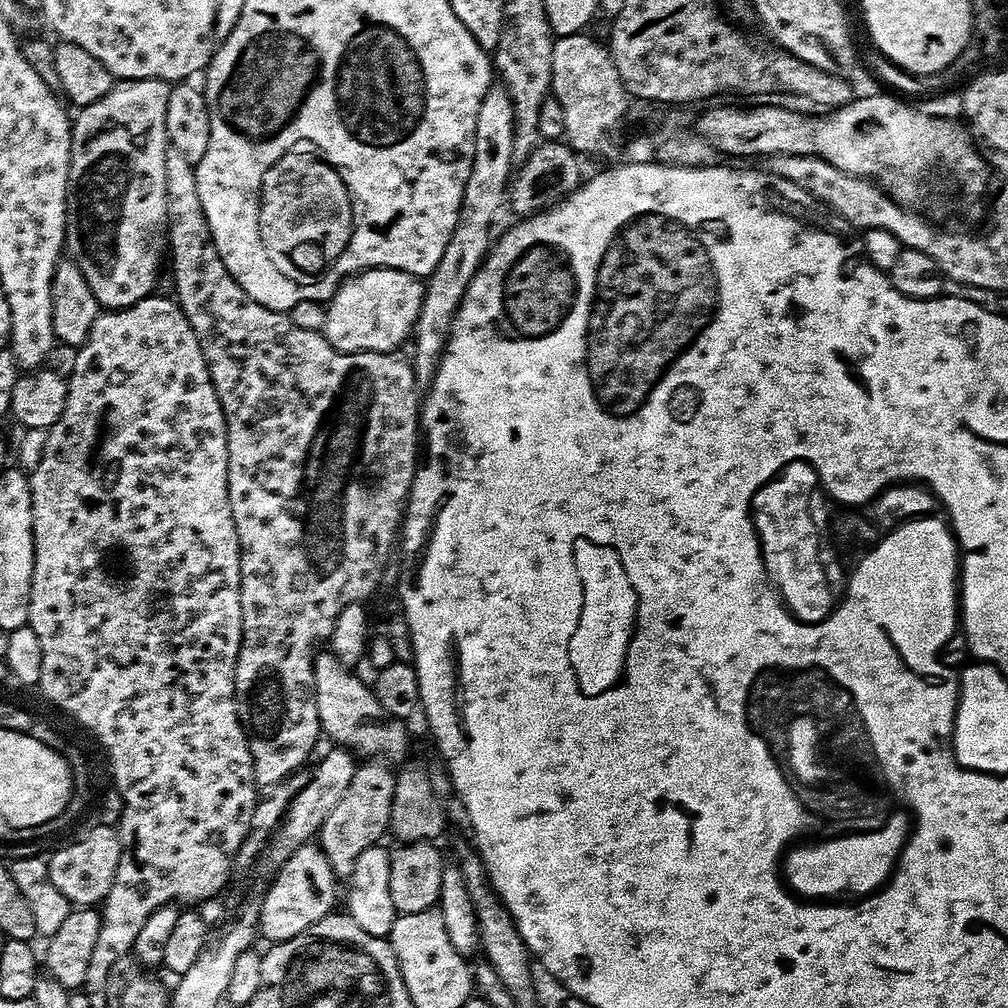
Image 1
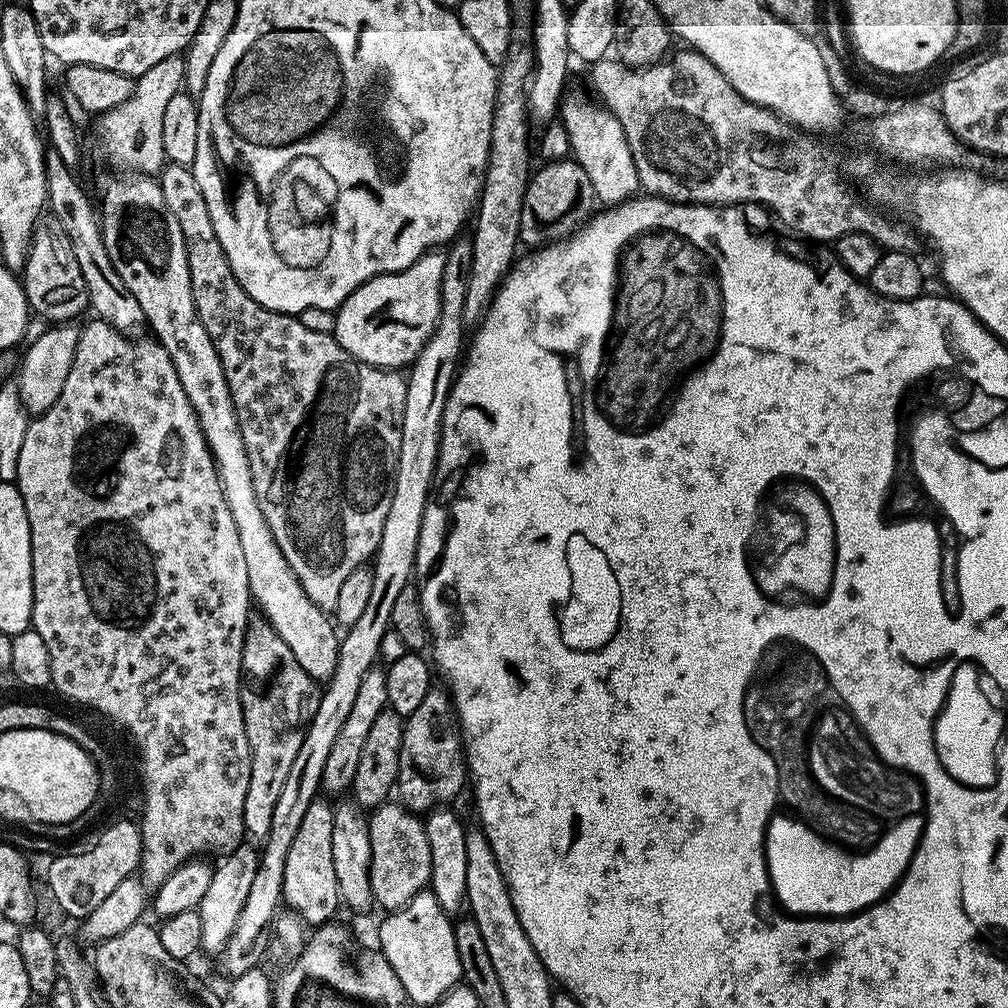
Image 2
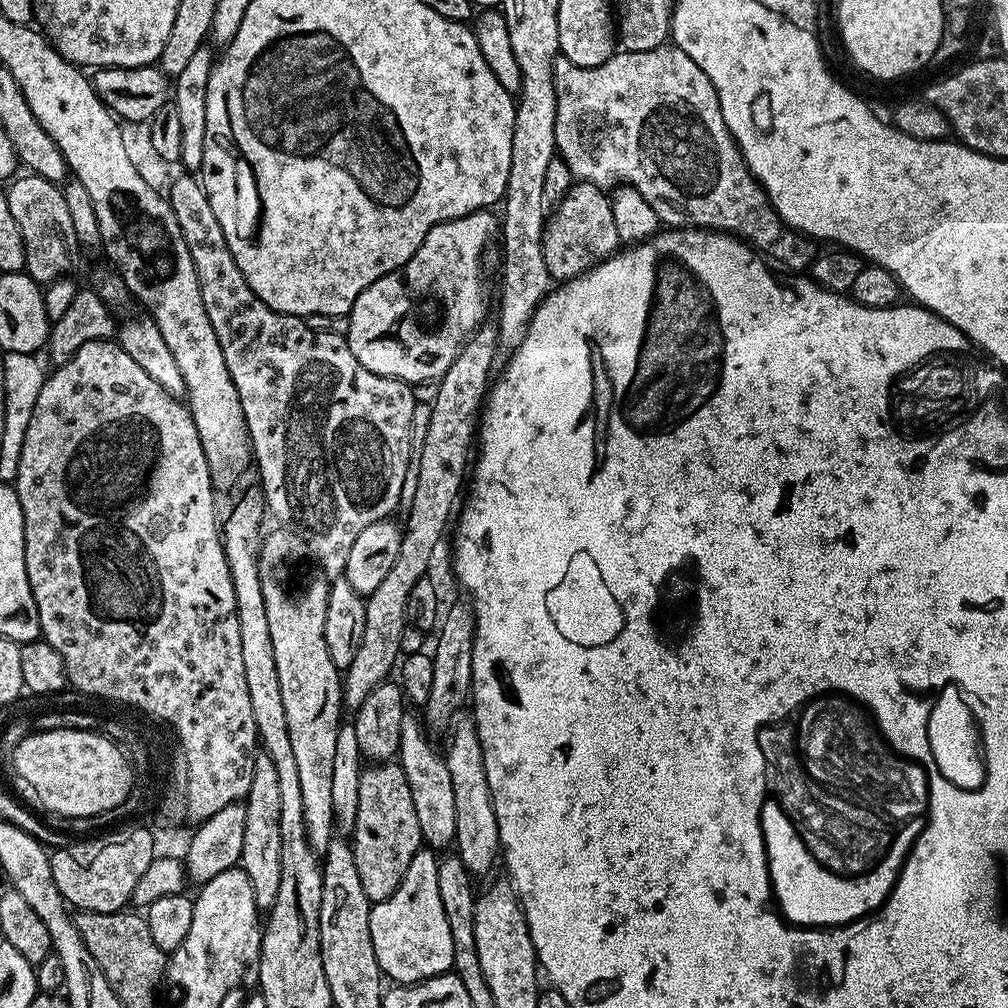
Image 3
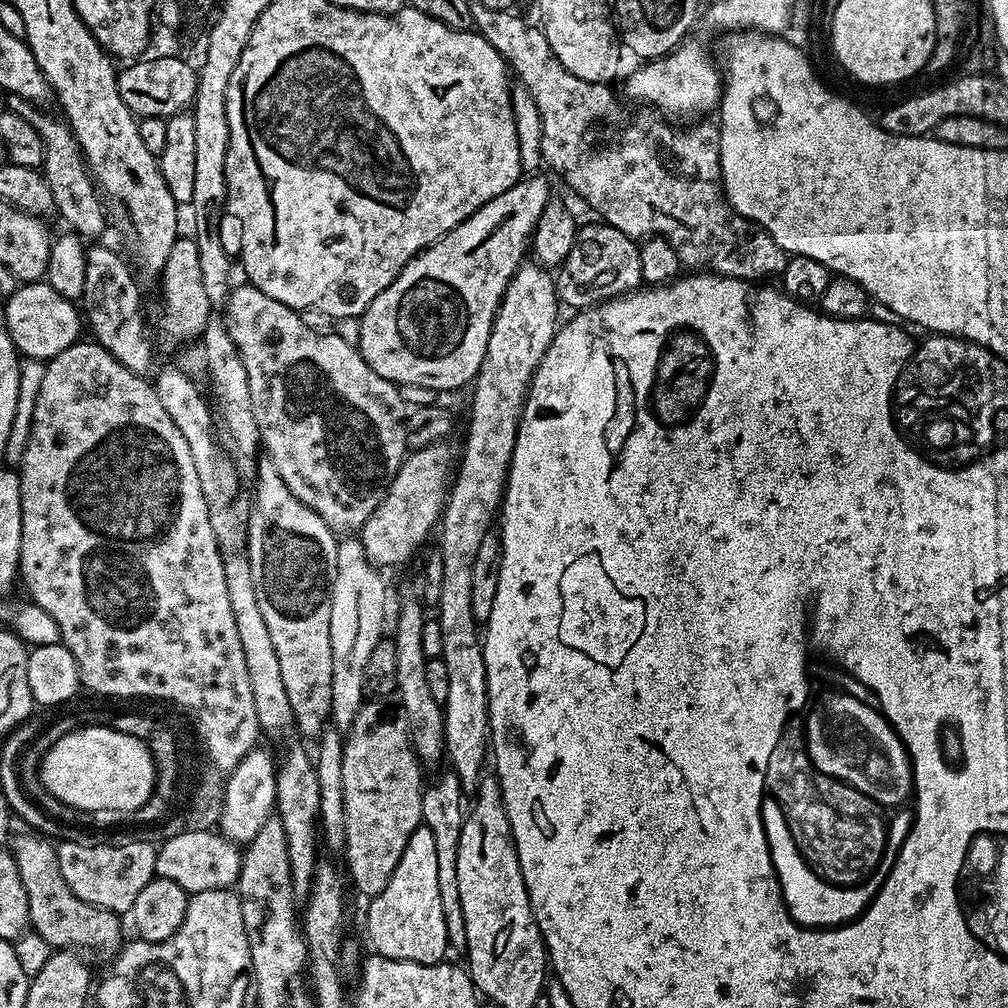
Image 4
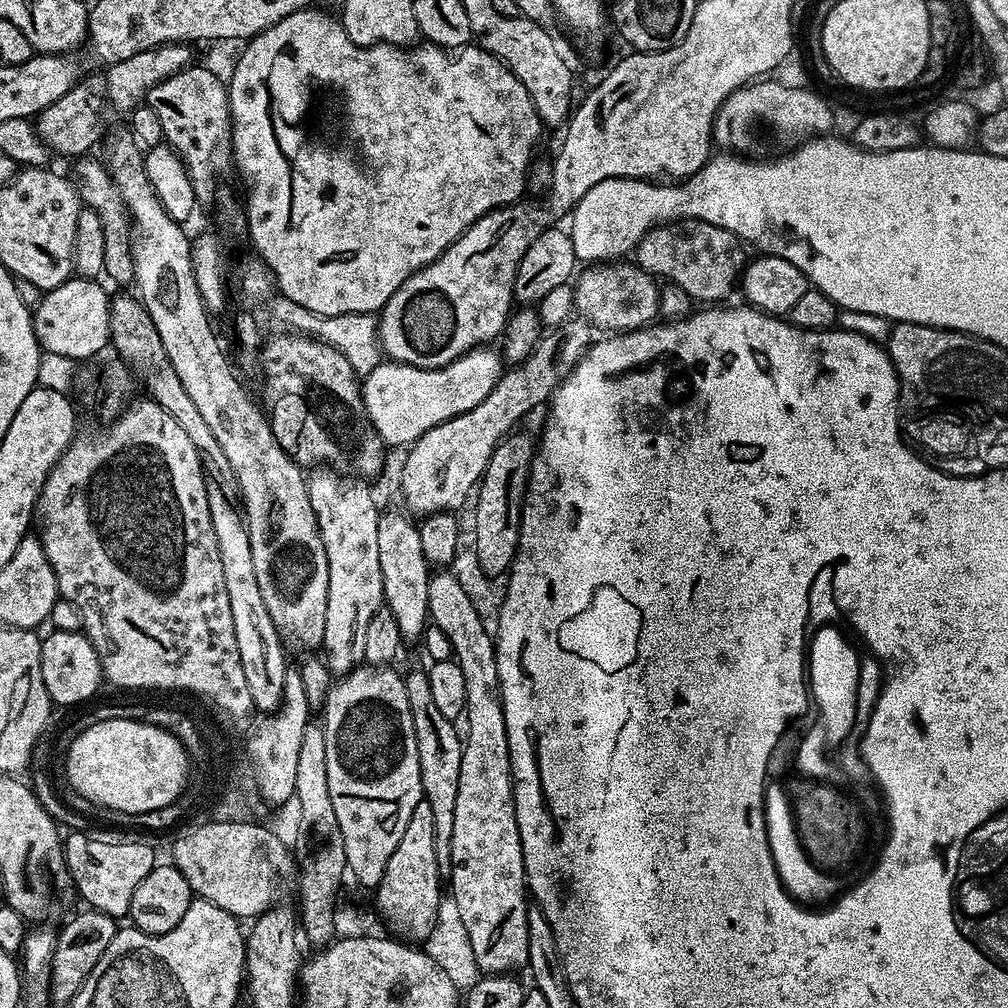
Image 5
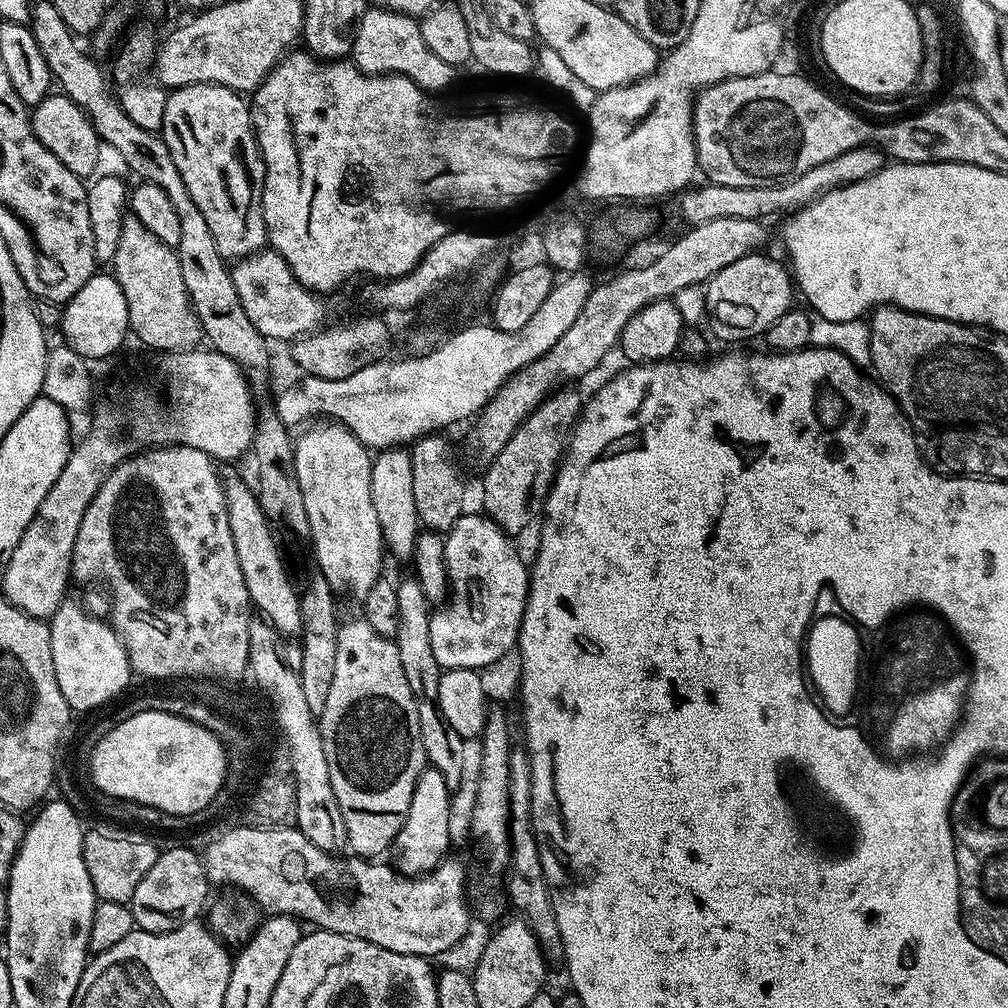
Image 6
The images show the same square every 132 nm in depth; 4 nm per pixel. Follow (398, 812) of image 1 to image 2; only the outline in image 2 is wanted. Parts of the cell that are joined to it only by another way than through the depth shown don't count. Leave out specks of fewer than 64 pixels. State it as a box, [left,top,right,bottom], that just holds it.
[394,686,469,814]

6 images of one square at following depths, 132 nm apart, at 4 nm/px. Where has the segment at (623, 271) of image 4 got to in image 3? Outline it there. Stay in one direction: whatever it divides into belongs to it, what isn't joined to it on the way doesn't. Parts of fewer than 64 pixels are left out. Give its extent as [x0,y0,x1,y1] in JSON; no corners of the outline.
[542,182,620,282]

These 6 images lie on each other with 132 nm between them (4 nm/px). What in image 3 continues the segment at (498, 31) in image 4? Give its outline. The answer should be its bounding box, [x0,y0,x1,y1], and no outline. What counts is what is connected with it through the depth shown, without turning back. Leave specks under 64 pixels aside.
[554,42,818,274]

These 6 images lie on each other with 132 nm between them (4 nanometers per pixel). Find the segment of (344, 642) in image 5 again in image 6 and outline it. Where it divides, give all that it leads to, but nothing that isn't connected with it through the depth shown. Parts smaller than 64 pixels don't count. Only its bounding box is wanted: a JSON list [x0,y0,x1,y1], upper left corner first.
[294,423,386,598]

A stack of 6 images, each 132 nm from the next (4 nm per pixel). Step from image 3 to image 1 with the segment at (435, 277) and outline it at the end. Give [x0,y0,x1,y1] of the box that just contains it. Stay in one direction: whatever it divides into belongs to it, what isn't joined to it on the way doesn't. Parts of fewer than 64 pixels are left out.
[322,268,425,352]

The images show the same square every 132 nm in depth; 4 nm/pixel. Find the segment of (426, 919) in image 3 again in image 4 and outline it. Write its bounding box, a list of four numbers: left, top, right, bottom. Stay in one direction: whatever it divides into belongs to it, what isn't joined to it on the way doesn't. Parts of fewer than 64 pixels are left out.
[368,826,450,964]

